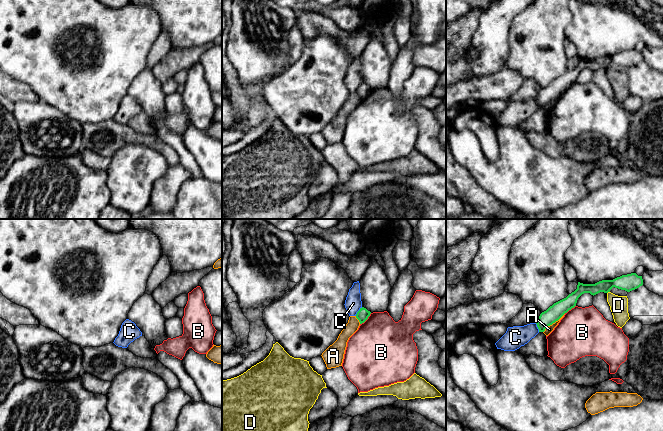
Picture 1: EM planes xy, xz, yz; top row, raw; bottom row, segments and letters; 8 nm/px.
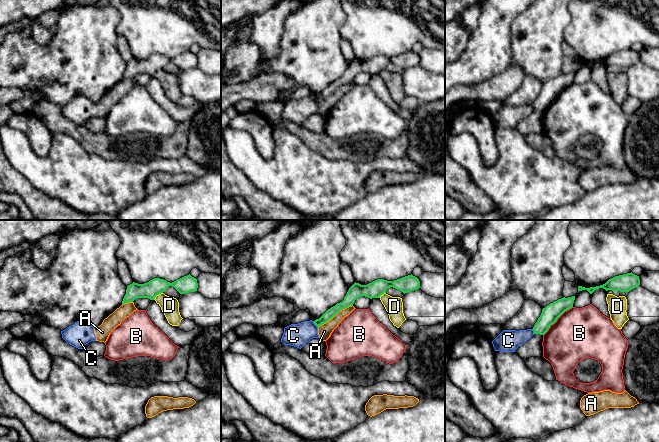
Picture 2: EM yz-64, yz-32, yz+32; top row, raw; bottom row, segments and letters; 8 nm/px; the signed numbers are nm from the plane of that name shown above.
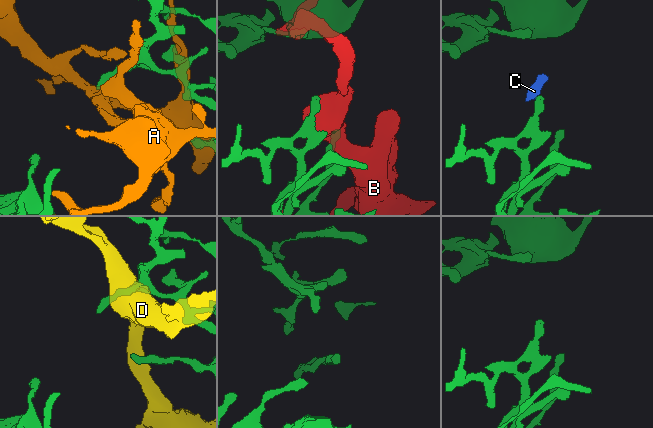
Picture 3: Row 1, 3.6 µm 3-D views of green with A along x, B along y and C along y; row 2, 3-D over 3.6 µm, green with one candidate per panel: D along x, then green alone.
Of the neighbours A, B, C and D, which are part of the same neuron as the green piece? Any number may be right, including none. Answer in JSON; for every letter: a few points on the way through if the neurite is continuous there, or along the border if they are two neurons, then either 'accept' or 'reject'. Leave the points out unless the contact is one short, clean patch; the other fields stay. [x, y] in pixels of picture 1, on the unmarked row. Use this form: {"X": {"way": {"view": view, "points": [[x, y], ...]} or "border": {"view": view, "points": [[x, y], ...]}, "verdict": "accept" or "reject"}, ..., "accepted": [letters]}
{"A": {"verdict": "reject"}, "B": {"verdict": "reject"}, "C": {"border": {"view": "xz", "points": [[362, 83], [355, 91]]}, "verdict": "reject"}, "D": {"verdict": "reject"}, "accepted": []}

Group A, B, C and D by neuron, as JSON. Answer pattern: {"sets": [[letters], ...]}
{"sets": [["A", "C"], ["B"], ["D"]]}

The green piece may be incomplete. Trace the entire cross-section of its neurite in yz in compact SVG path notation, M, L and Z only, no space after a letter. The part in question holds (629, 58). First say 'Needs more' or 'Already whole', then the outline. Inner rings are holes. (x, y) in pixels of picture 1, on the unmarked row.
Already whole. M636 49L622 51L613 56L602 56L595 60L583 60L578 58L577 65L566 74L554 79L546 87L542 88L536 98L539 108L558 97L565 89L576 82L578 74L584 69L596 71L600 68L608 69L615 63L630 68L643 61L642 52Z

